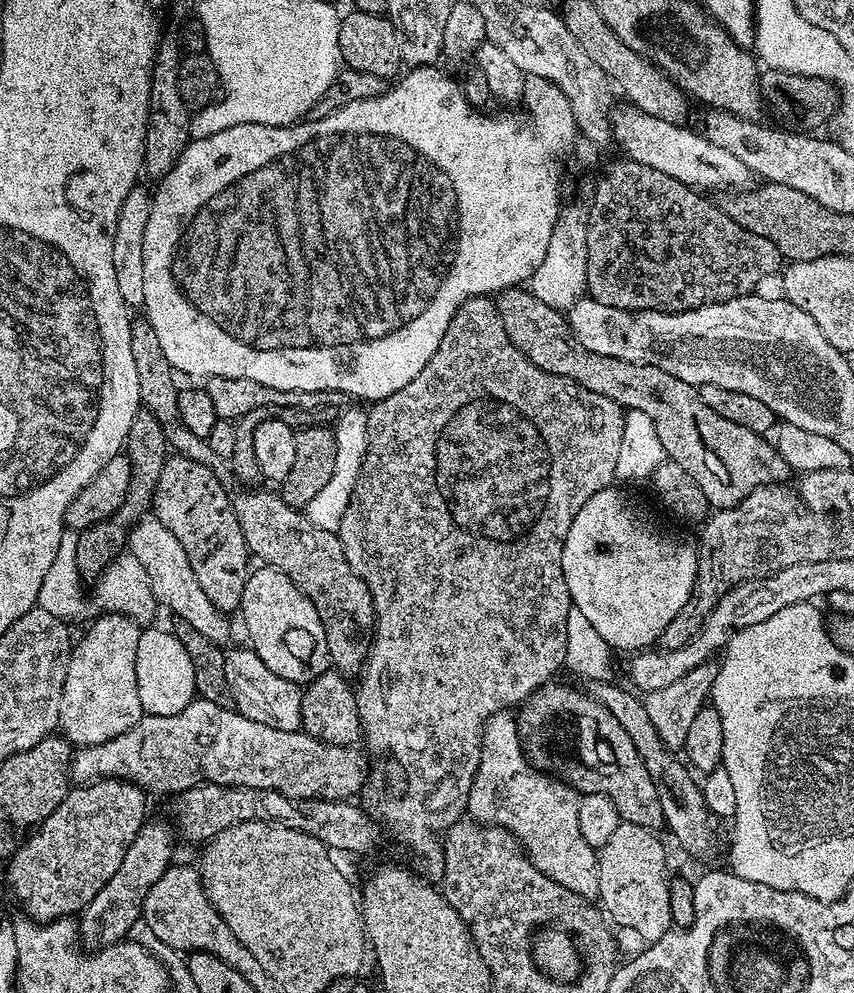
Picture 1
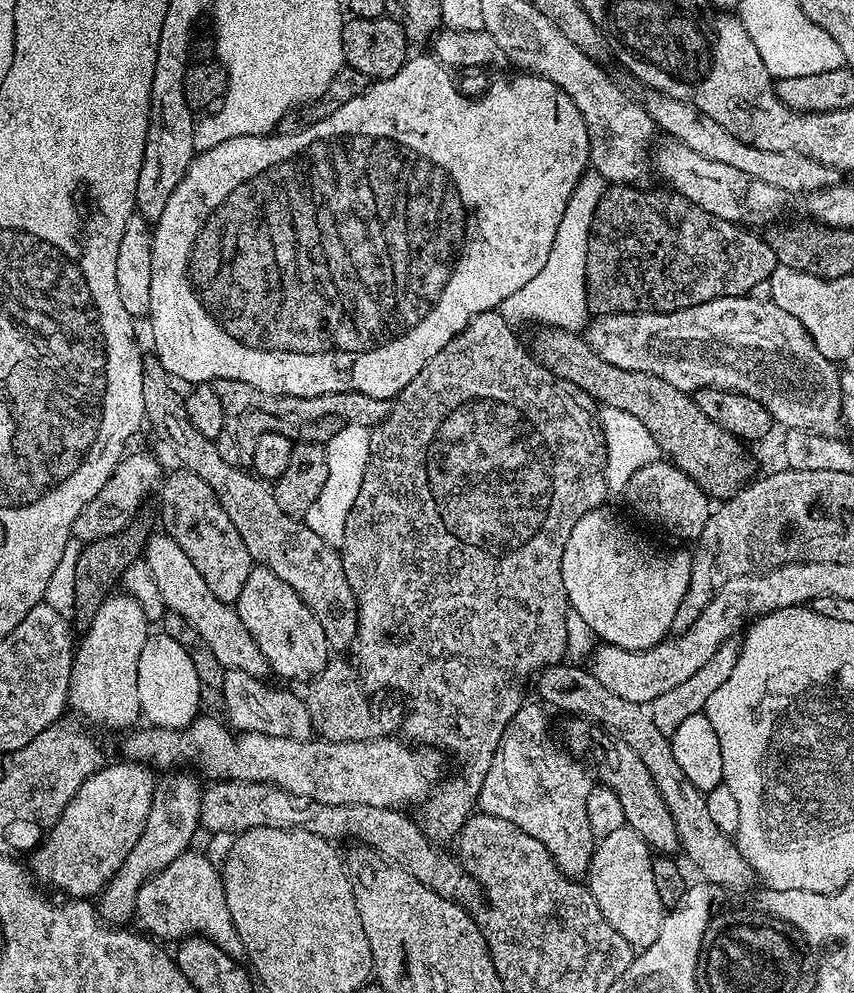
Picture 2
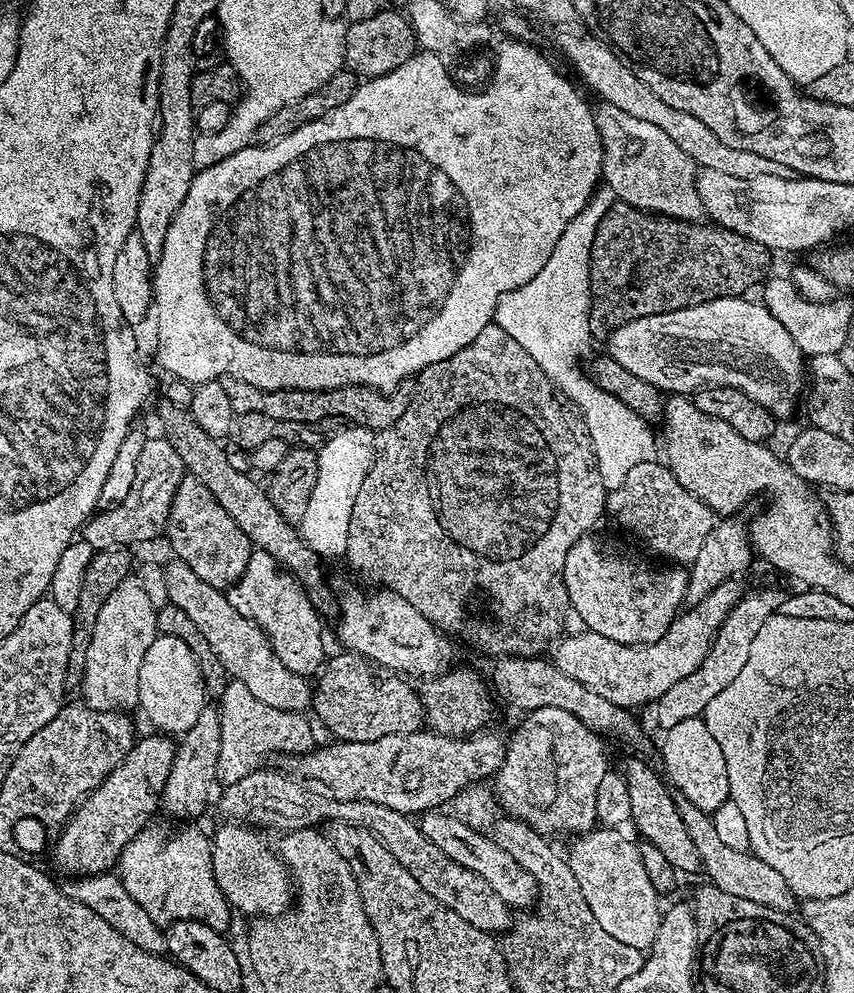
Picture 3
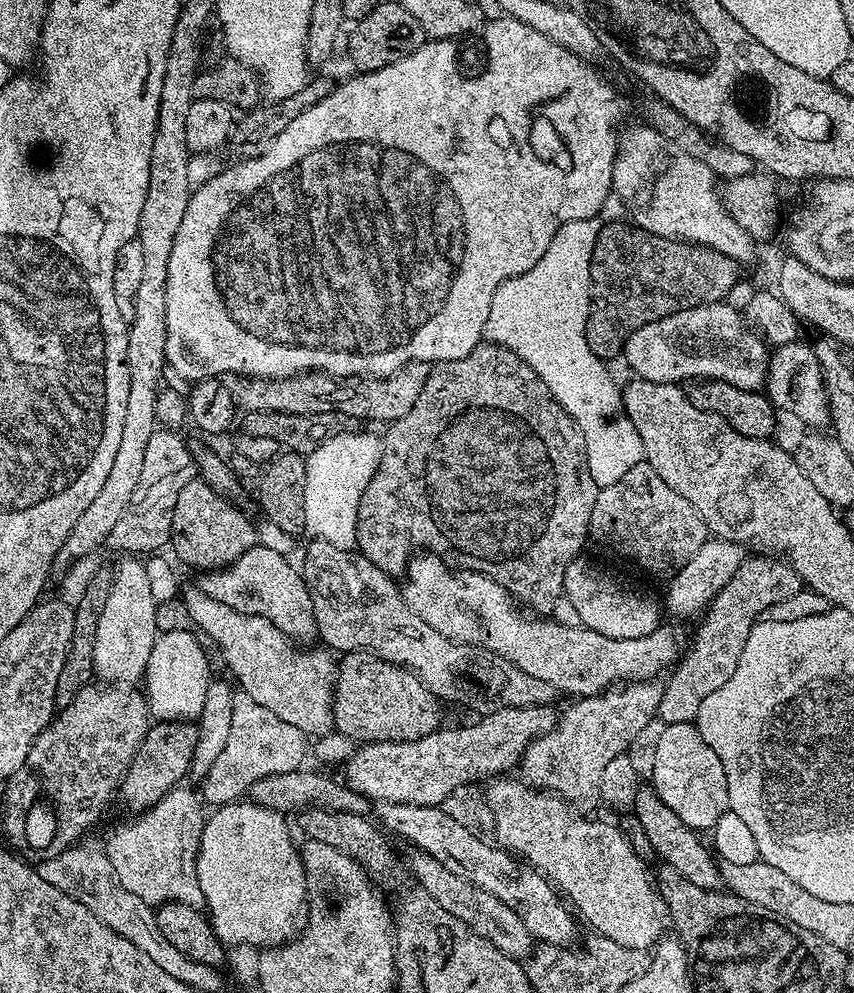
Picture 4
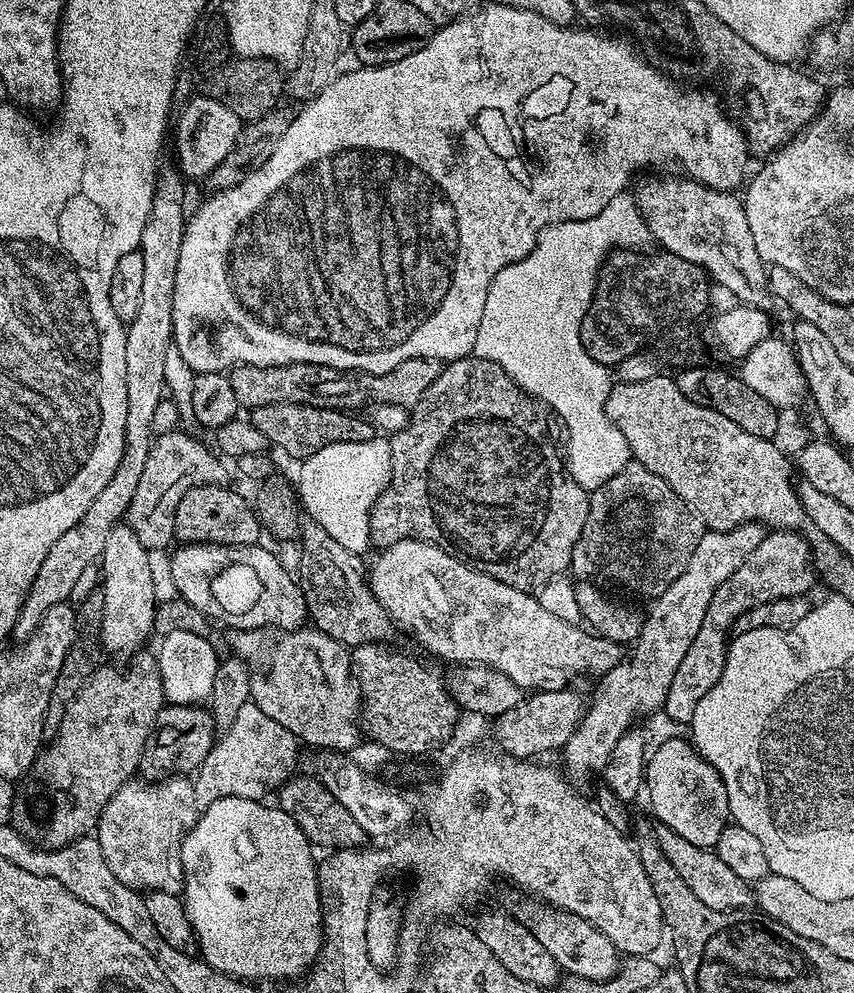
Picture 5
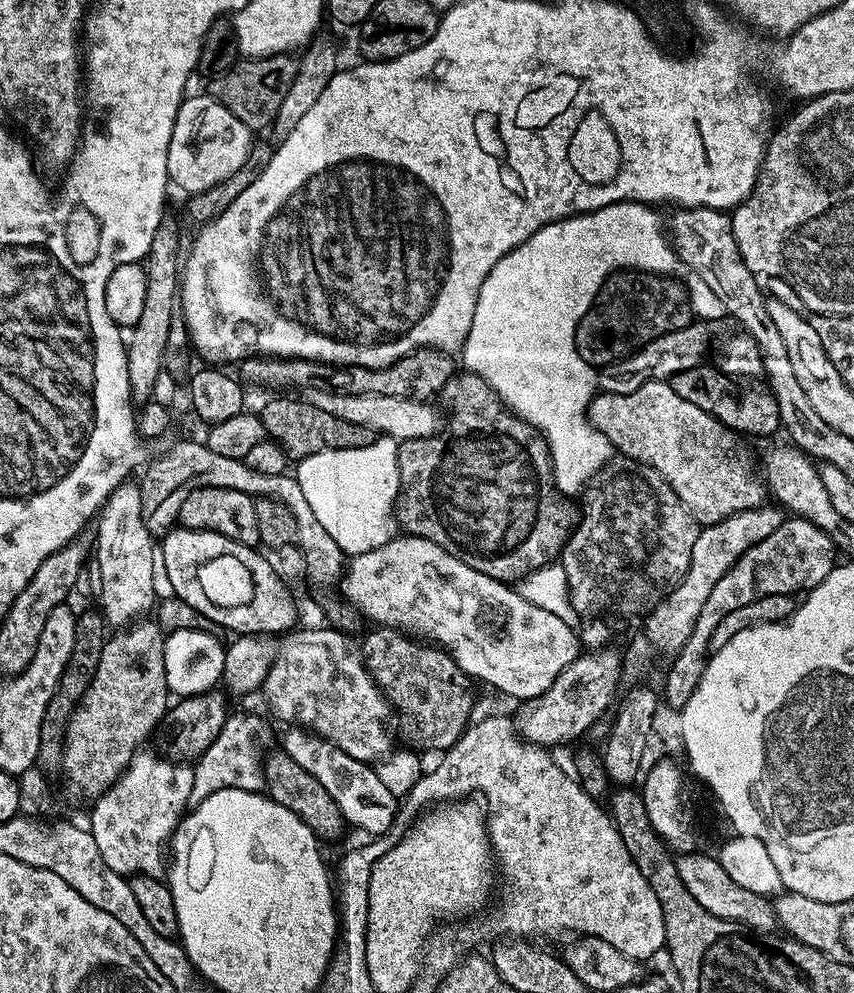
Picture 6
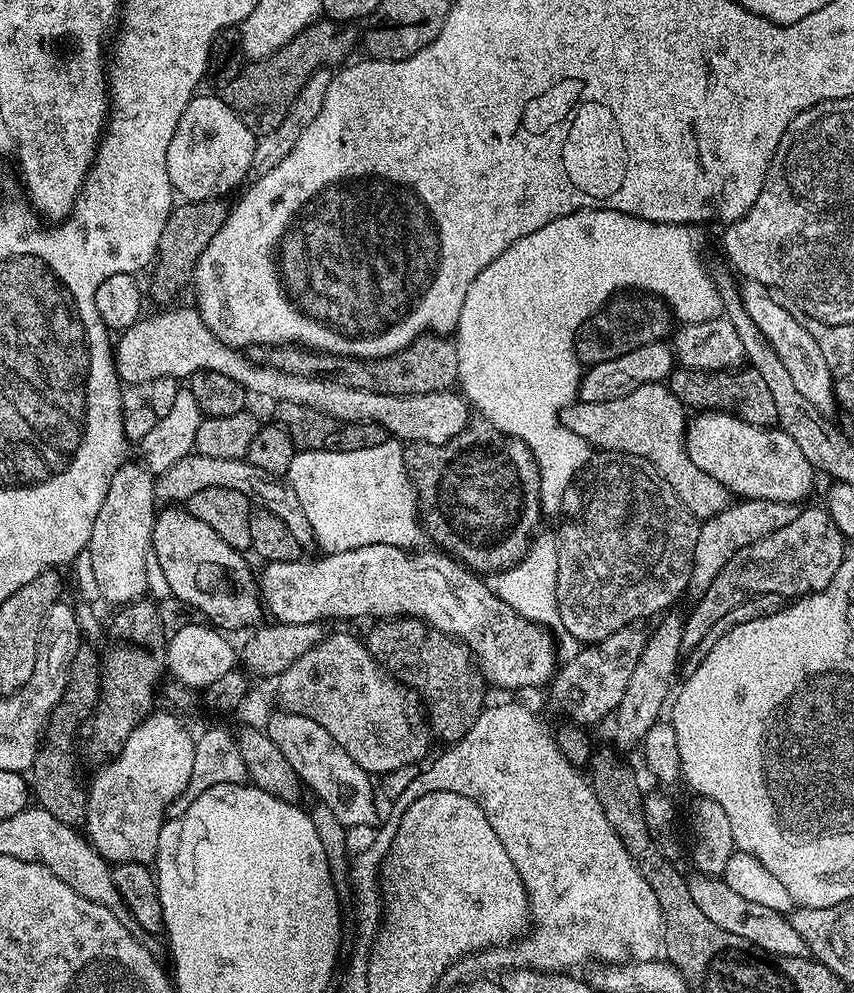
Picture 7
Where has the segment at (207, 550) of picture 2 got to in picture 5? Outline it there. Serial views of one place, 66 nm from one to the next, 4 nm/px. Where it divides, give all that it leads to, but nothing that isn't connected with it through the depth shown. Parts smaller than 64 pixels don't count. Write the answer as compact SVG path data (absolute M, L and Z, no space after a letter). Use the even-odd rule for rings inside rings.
M207 484L194 486L182 494L182 502L178 502L178 510L174 514L174 536L177 541L185 544L227 544L233 548L240 548L243 544L260 544L262 529L260 519L256 516L256 509L240 492L235 492L232 486L222 484Z

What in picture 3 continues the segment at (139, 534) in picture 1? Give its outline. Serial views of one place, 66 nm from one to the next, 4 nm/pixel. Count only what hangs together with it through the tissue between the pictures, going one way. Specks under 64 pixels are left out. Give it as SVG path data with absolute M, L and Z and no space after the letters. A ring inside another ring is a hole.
M175 558L169 560L169 564L163 565L168 603L180 607L193 620L194 626L198 626L202 638L210 642L210 650L214 650L222 666L226 666L229 677L242 682L254 698L268 706L287 712L304 712L312 703L313 685L278 662L278 654L274 654L264 631L250 618L238 614L221 589L210 586L210 582L202 582L186 562Z

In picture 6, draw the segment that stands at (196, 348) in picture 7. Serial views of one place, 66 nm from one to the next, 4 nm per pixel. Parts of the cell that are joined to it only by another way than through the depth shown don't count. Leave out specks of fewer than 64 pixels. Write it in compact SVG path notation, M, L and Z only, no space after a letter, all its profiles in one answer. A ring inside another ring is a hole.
M314 388L307 393L306 399L314 406L318 406L318 410L326 410L326 414L334 414L334 418L354 422L357 426L366 426L379 435L394 438L397 442L433 436L442 427L442 416L441 413L440 416L436 413L435 403L412 400L409 396L406 398L394 398L382 394L350 394L347 396Z

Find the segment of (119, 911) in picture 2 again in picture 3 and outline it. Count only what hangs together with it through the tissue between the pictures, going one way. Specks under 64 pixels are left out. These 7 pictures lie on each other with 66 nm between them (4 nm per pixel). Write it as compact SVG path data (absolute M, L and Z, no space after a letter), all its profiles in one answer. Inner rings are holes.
M206 706L198 714L198 722L179 737L174 754L174 766L170 766L170 778L166 778L162 797L163 811L177 812L180 816L196 816L208 804L208 791L217 783L216 767L220 753L220 713L215 707Z

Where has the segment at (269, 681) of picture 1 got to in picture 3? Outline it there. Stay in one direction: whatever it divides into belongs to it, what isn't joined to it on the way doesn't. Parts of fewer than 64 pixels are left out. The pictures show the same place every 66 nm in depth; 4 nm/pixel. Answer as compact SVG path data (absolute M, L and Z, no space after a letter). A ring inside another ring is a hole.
M229 679L224 692L218 697L218 711L220 713L220 753L218 754L216 779L221 785L233 784L238 782L238 778L246 778L246 774L256 771L261 763L260 755L263 752L307 754L317 747L318 740L312 733L313 721L311 719L308 721L304 712L287 712L268 706L266 702L260 702L258 698L254 698L254 694L250 694L250 690L246 690L246 686L242 686L242 682L237 680Z

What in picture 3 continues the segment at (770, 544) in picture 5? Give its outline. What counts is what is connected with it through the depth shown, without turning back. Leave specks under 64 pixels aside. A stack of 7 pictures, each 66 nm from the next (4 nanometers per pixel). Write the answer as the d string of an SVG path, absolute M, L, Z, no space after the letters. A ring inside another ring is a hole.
M756 588L753 592L745 591L741 595L740 601L726 614L702 666L698 666L694 674L682 678L682 682L670 686L670 690L666 690L666 694L662 694L662 698L655 701L656 720L661 724L661 729L678 726L678 722L686 722L686 718L703 717L714 694L722 694L722 690L726 690L726 686L730 686L730 682L738 678L742 666L746 666L746 658L750 658L750 646L758 635L758 630L762 630L767 620L783 609L780 608L783 604L784 592L780 588Z

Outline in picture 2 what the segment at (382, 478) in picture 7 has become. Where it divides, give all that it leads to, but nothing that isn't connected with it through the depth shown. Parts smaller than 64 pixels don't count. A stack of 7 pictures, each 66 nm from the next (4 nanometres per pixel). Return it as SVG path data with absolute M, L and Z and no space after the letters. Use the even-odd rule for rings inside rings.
M344 424L341 432L333 434L326 440L328 447L328 473L326 486L322 486L322 494L314 498L310 510L305 512L302 519L305 524L322 538L322 542L339 546L346 534L346 518L350 518L350 510L354 506L354 498L358 498L358 490L362 490L362 478L366 474L366 466L370 458L371 431L362 426Z

